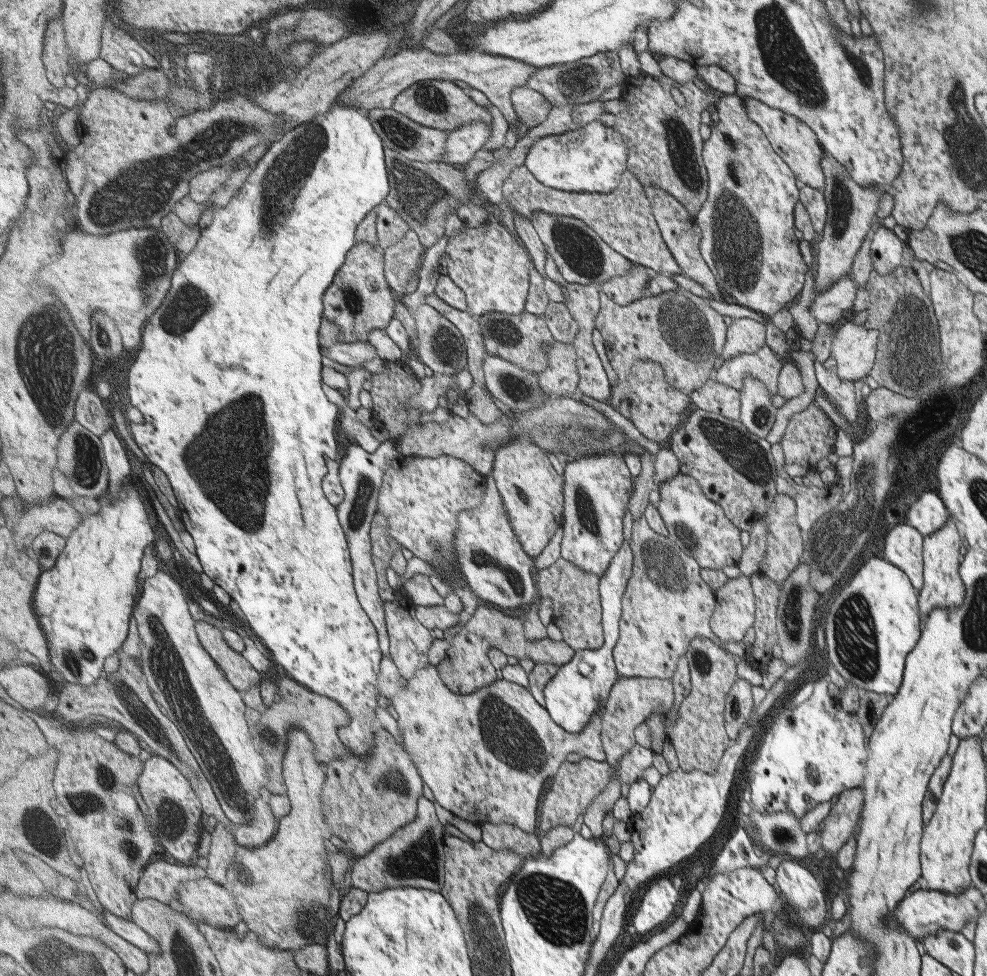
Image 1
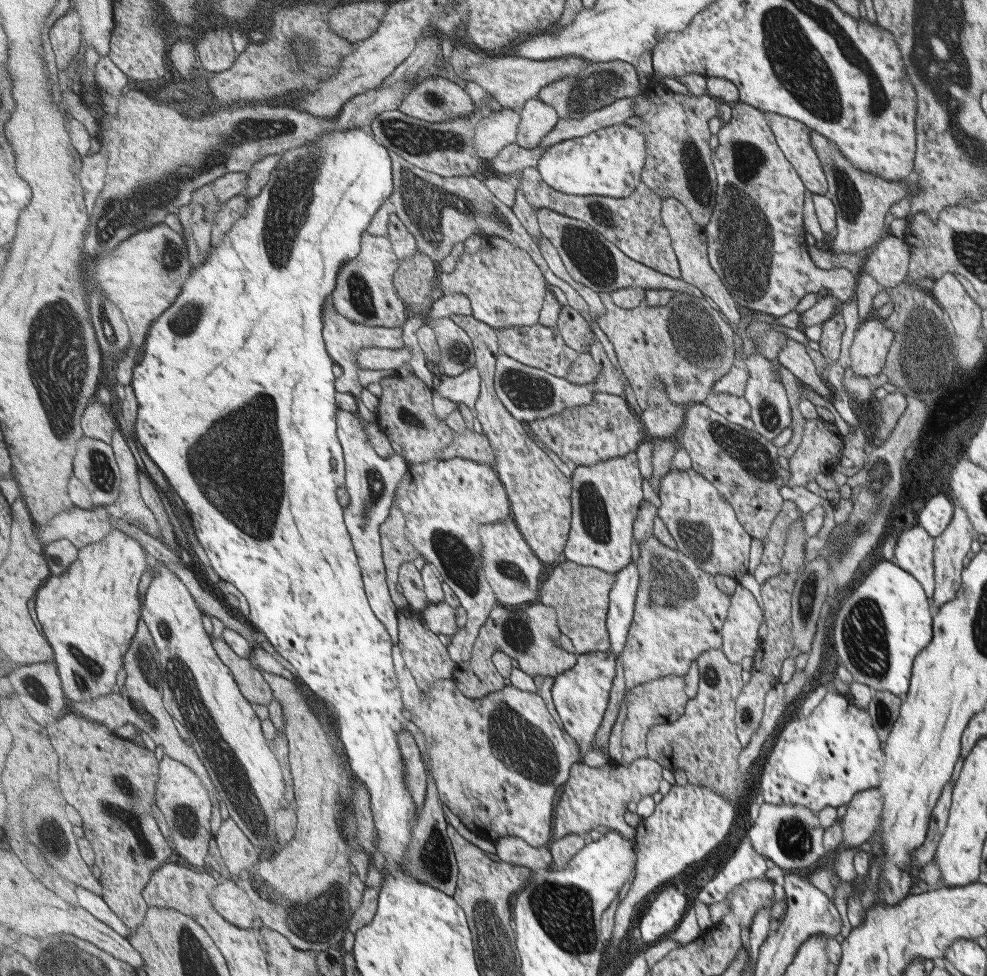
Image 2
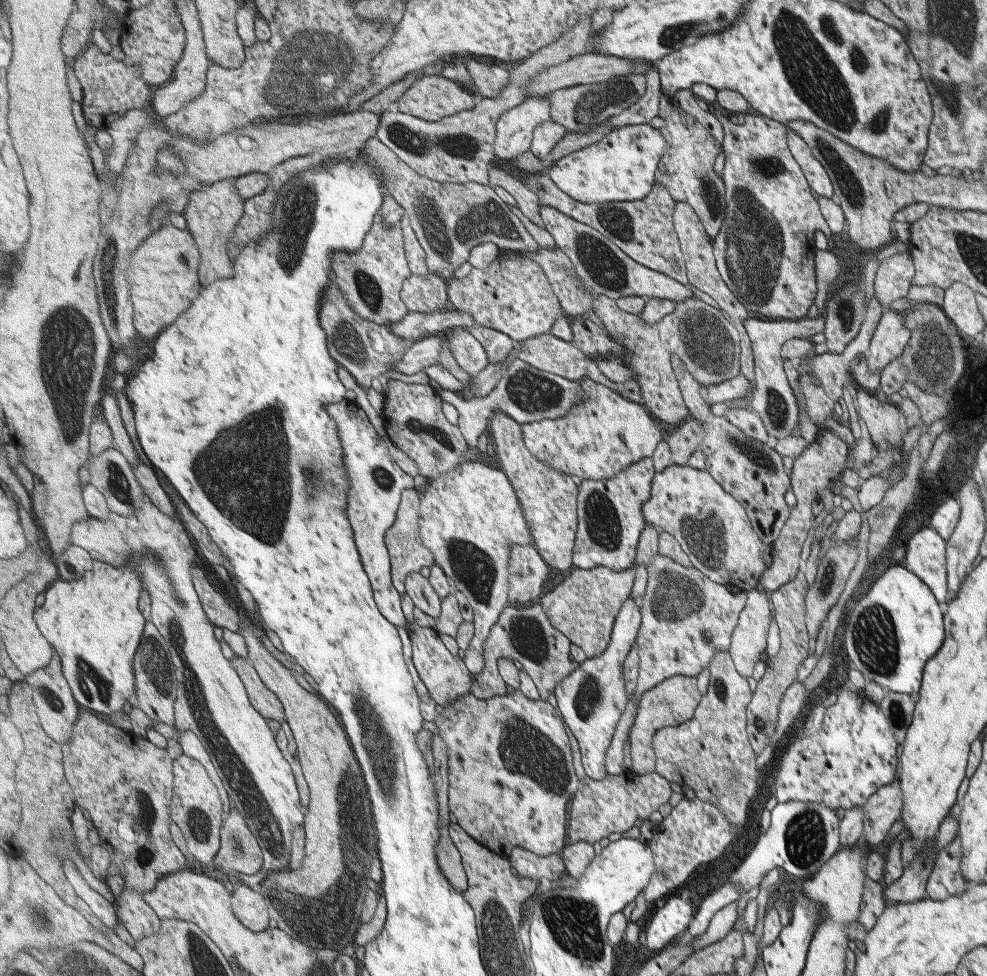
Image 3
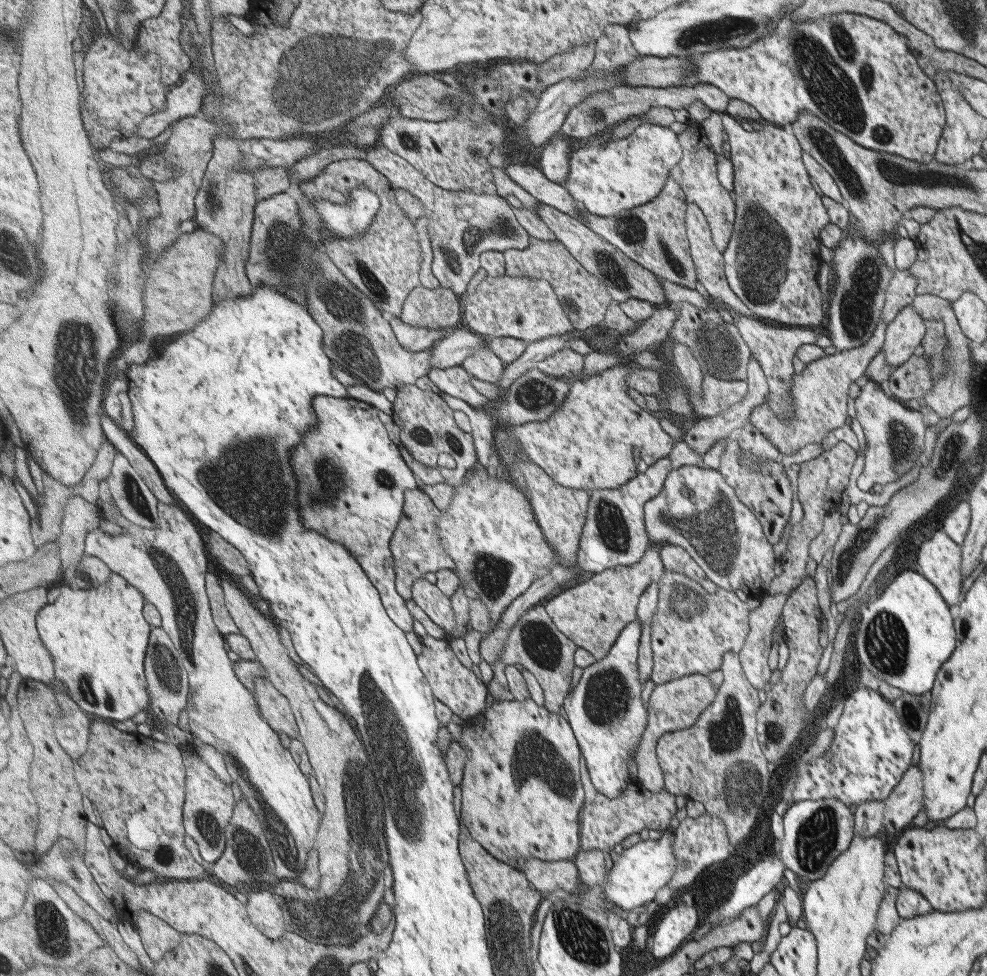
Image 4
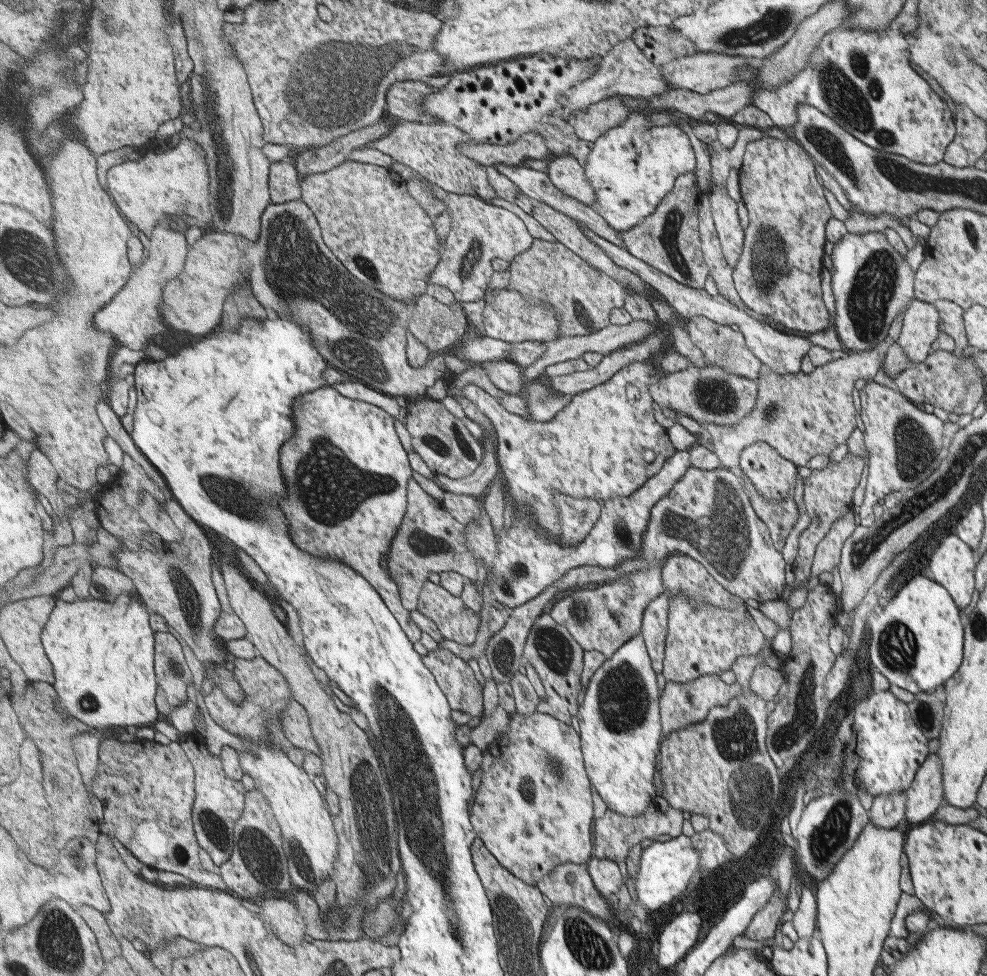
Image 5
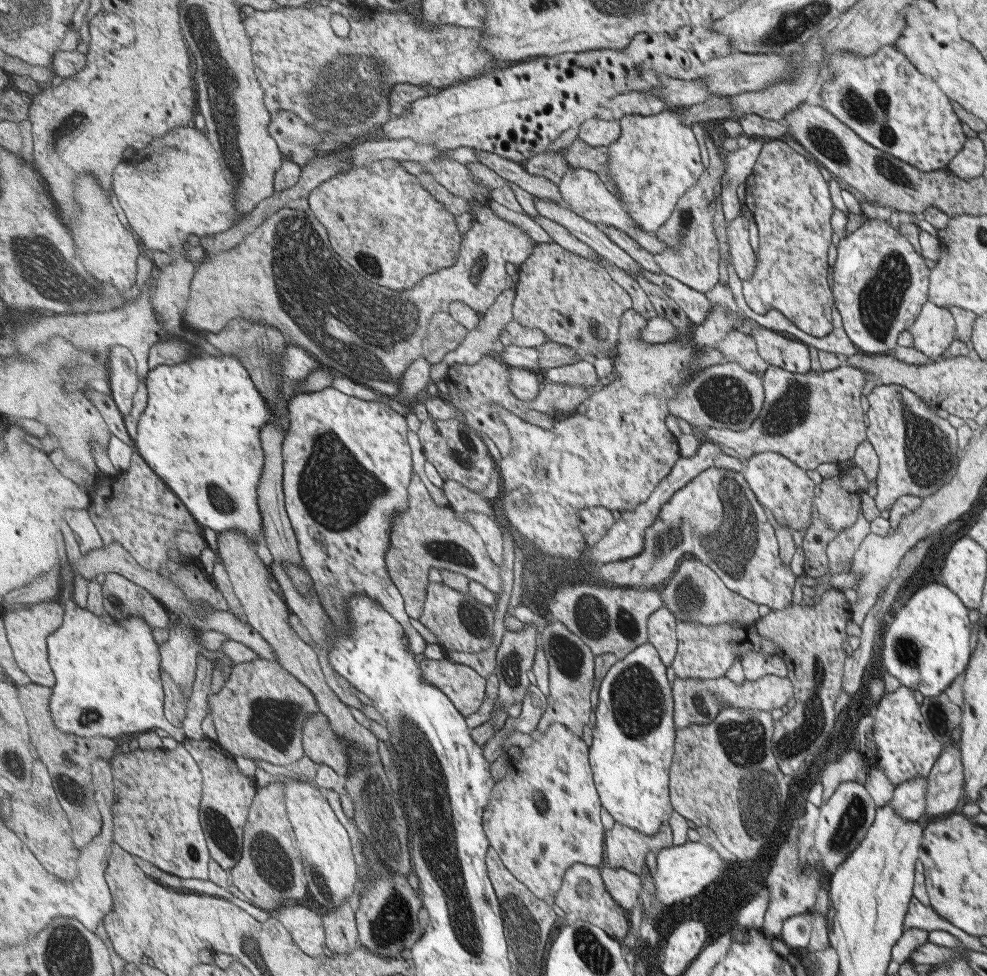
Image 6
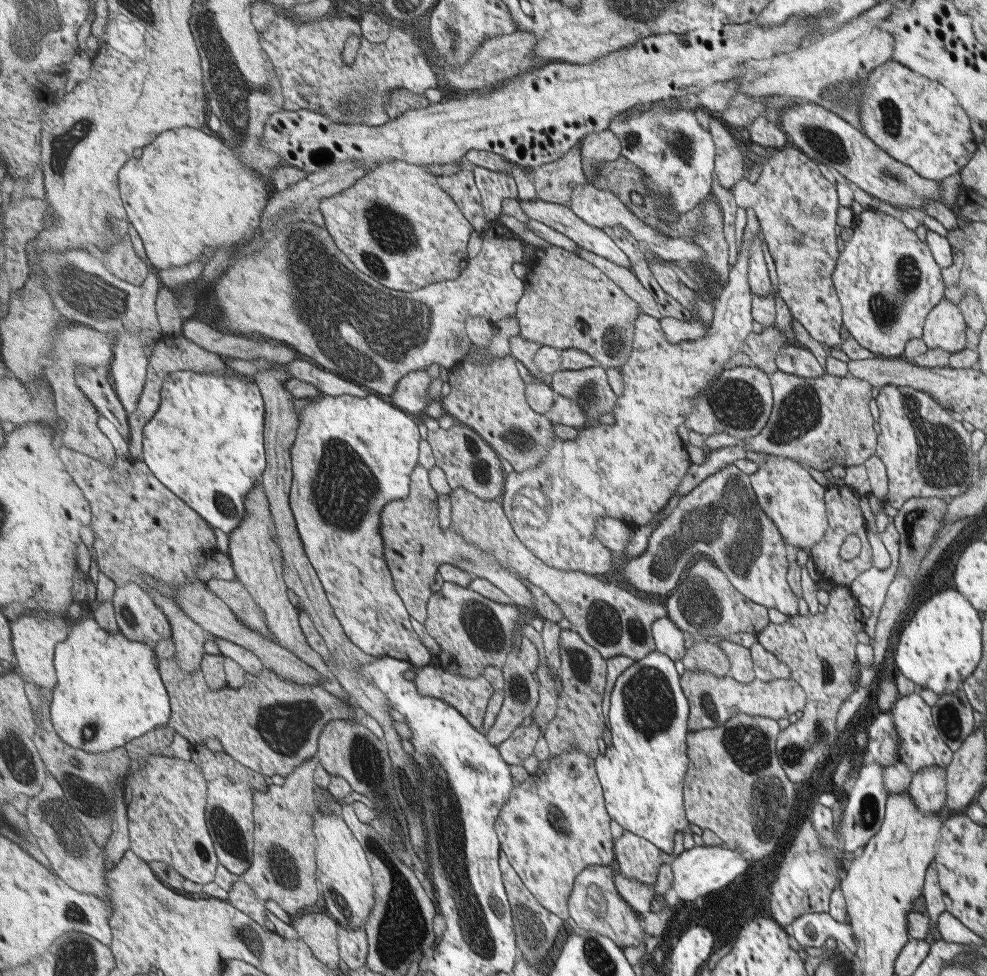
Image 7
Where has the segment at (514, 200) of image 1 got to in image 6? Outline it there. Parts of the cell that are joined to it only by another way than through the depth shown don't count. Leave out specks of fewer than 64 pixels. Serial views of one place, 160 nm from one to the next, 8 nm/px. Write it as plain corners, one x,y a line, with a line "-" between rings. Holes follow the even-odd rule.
704,170
698,182
678,201
674,211
671,212
670,219
653,232
661,242
666,244
666,248
661,252
652,253
661,272
702,293
713,290
719,280
717,262
720,252
713,225
715,210
711,206
713,200
711,192
715,188
715,183

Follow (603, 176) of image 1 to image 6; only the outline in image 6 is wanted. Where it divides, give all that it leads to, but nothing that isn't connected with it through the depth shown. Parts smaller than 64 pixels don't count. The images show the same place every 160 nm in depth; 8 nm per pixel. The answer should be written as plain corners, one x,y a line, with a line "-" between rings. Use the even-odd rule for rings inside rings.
675,108
651,116
625,116
620,120
620,124
621,137
617,143
609,147
612,178
610,188
616,192
621,206
629,212
631,218
635,219
636,227
641,227
648,233
655,232
670,219
671,212
674,211
678,201
702,175
704,168
699,159
699,148
690,127
681,124

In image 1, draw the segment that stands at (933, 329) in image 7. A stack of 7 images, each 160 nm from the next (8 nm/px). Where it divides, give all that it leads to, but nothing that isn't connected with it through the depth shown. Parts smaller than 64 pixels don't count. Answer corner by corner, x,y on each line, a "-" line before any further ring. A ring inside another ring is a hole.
841,321
829,344
829,356
835,360
833,372
840,380
863,381
875,360
875,344
877,344
877,330
864,328
863,325
851,321

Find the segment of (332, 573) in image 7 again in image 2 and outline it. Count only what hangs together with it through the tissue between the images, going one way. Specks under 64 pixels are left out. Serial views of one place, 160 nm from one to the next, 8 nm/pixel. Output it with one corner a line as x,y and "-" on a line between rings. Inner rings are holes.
338,410
338,435
342,441
346,456
346,488
350,496
349,504
345,507
345,519
350,535
353,537
354,548
358,554
359,564
363,568
363,576
367,576
367,594
369,604
375,615
389,629
391,636
399,640
399,613
391,591
387,584
387,570
382,545
382,524
390,518
391,507
400,483
406,478
411,465
405,456
394,454
387,458
375,450
370,441
367,426
363,417
357,414

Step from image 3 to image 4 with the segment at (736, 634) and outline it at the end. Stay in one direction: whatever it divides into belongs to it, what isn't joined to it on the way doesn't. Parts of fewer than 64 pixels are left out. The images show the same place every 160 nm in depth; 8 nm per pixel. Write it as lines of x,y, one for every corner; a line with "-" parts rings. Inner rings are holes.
759,595
759,605
749,612
747,624
749,632
739,652
740,665
747,682
757,691
763,690
771,676
767,665
771,632
778,623
781,609
787,600
786,595

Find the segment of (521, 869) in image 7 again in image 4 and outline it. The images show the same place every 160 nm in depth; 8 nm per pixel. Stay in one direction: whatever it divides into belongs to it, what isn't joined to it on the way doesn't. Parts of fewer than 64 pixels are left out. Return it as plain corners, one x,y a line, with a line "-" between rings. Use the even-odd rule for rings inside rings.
532,698
525,701
512,699
495,703
489,702
483,714
465,721
464,725
459,742
465,748
468,758
471,760
471,762
467,762
467,770
465,770
460,784
461,808
459,818
464,830
469,830
473,840
478,840
483,845
483,848
486,848
497,860
501,860
501,862
505,862
505,864
509,864
513,868
522,868
525,860
530,858
539,858
549,862
559,860
575,861
578,852
582,848
581,806
585,804
585,790
583,790
583,782
581,782
580,744
577,744
578,737
573,734
574,728
568,718
563,718
559,713
551,712
546,706
538,705

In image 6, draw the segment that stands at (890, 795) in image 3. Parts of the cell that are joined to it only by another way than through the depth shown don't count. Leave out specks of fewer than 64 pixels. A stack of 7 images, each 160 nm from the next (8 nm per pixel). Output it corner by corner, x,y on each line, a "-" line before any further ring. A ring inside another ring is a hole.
948,744
926,775
925,814
945,814
964,800
964,776
960,748

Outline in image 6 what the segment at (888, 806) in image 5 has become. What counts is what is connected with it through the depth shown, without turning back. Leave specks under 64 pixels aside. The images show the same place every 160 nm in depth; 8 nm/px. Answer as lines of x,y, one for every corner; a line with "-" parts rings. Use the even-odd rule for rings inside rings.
918,776
905,783
895,785
892,799
887,802
900,817
915,821
923,816
925,810
925,793
927,788
926,776

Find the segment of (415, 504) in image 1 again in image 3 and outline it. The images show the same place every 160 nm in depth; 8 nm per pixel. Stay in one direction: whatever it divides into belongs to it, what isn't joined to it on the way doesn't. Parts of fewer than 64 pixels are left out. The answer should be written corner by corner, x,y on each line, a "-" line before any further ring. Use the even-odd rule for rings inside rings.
464,461
447,474
430,479
430,485
420,492
420,535
423,544
435,554
435,562
445,570
455,590
465,594
473,610
475,636
469,648
462,652
461,658
472,673
483,672
486,665
484,644
495,624
499,623
505,608
510,606
510,559
515,545
534,545
530,524
514,484
506,472
487,461

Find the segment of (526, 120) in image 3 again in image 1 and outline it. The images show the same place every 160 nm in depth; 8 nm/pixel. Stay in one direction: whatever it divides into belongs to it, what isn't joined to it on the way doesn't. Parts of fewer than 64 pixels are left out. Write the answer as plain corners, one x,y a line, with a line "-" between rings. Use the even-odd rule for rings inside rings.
480,121
452,131
447,139
447,152
442,156
443,162
455,166
468,164
491,136
493,128
489,124
481,124

